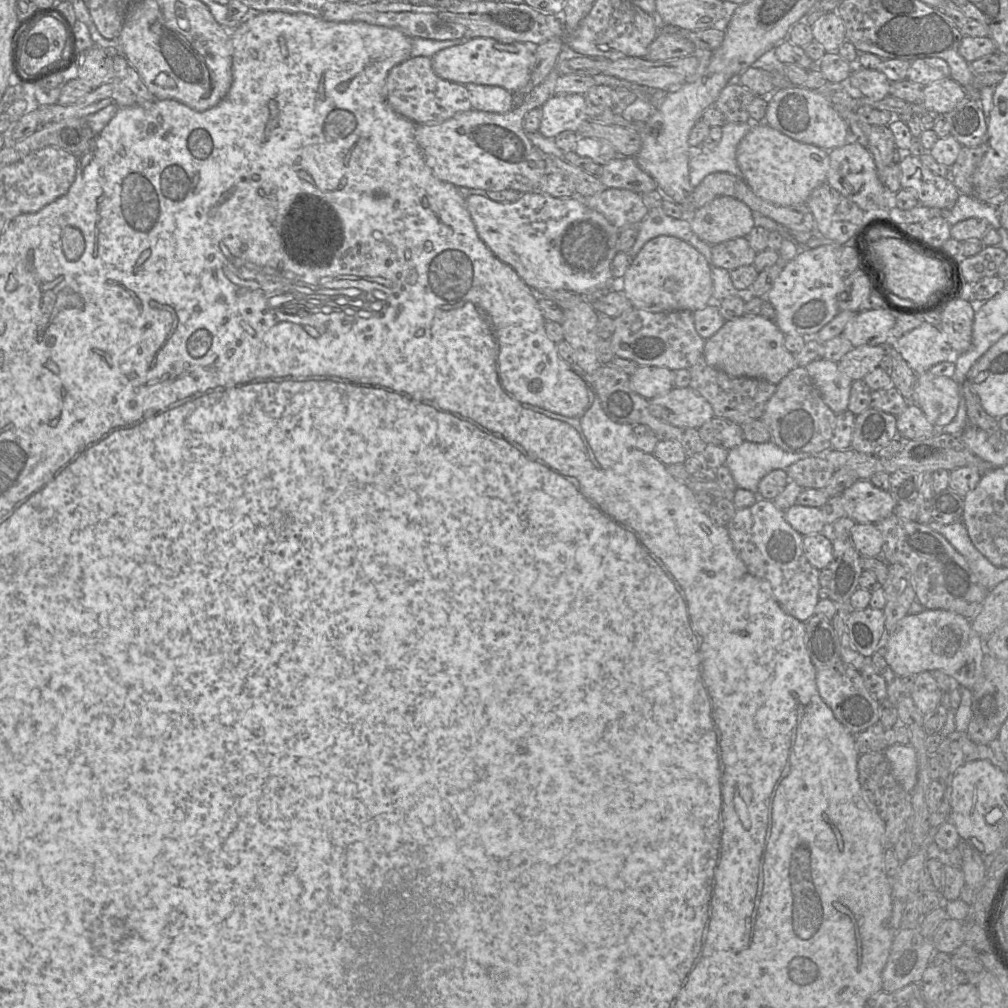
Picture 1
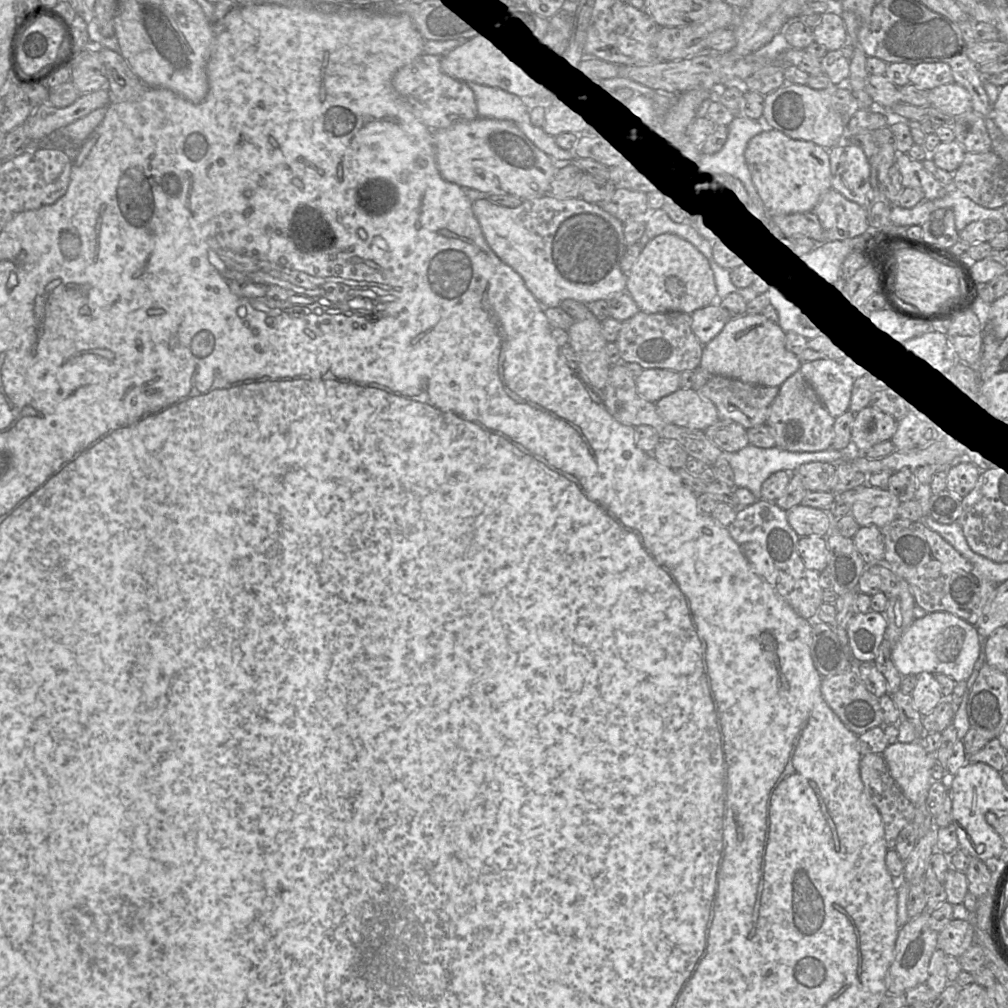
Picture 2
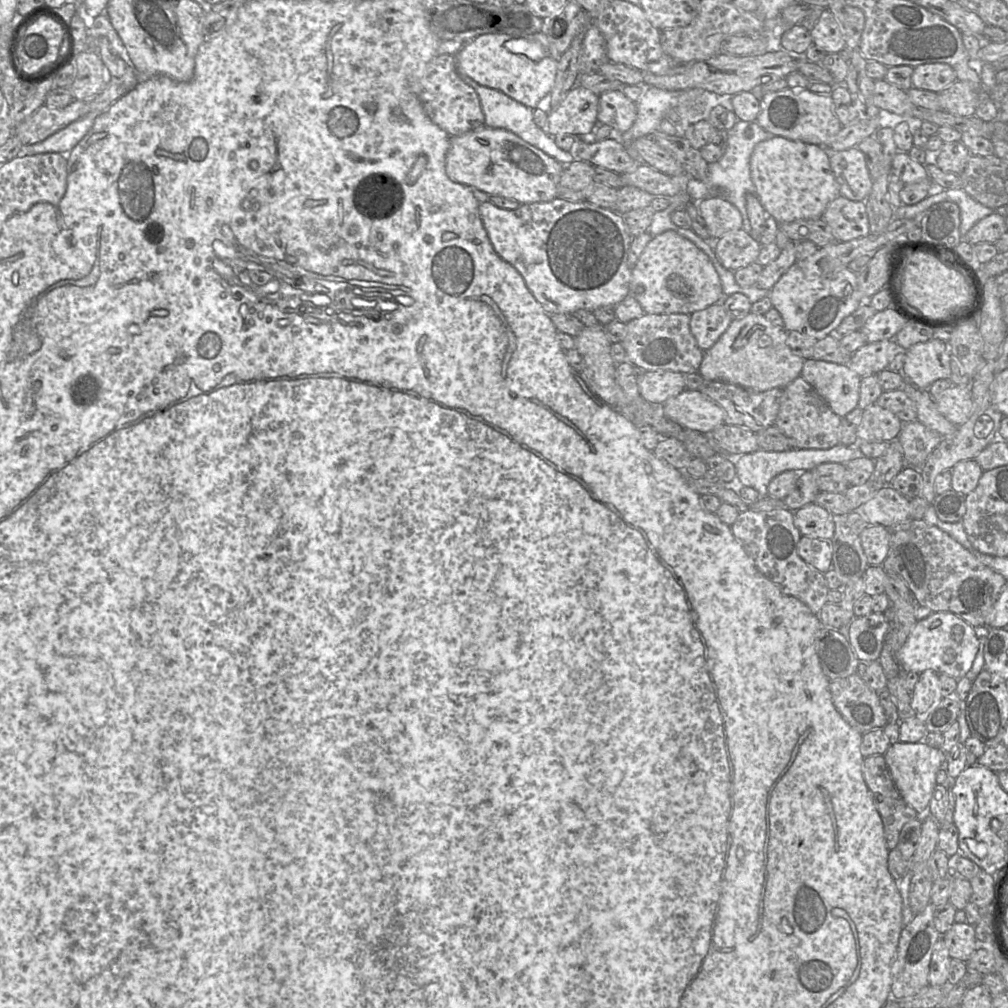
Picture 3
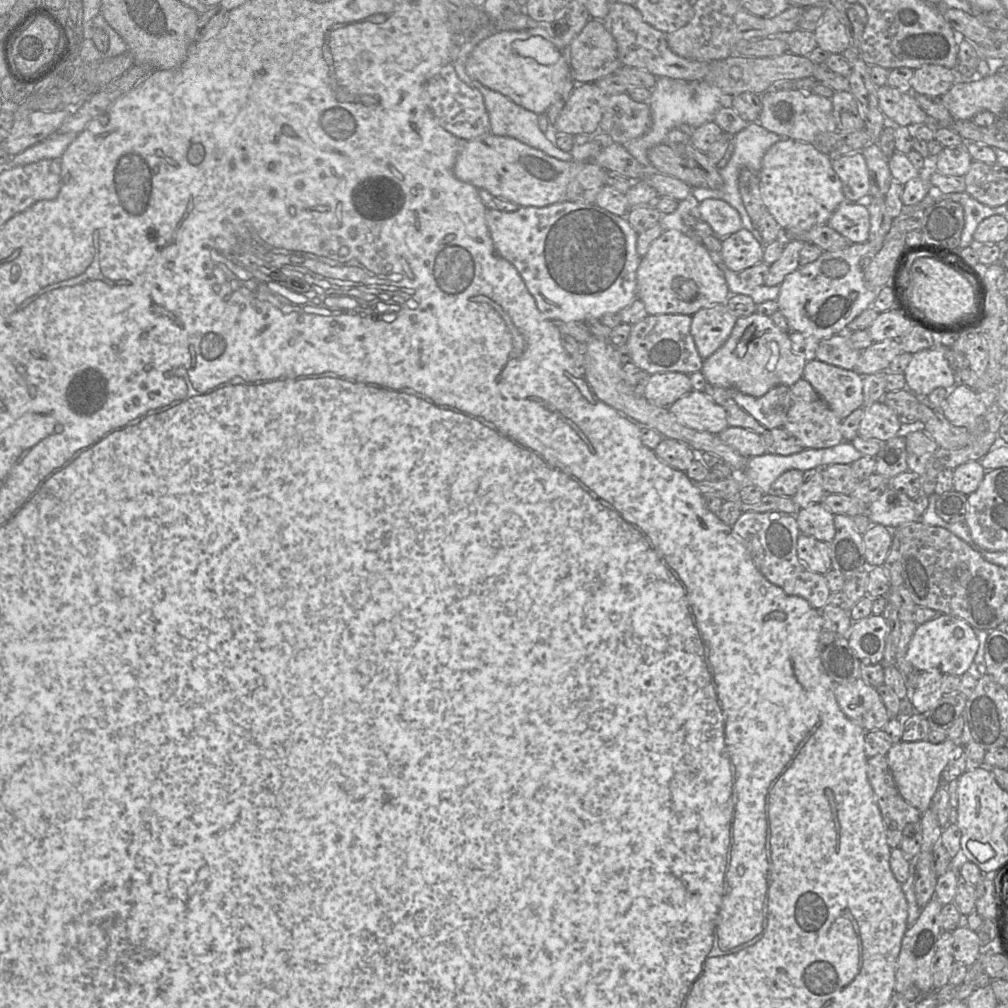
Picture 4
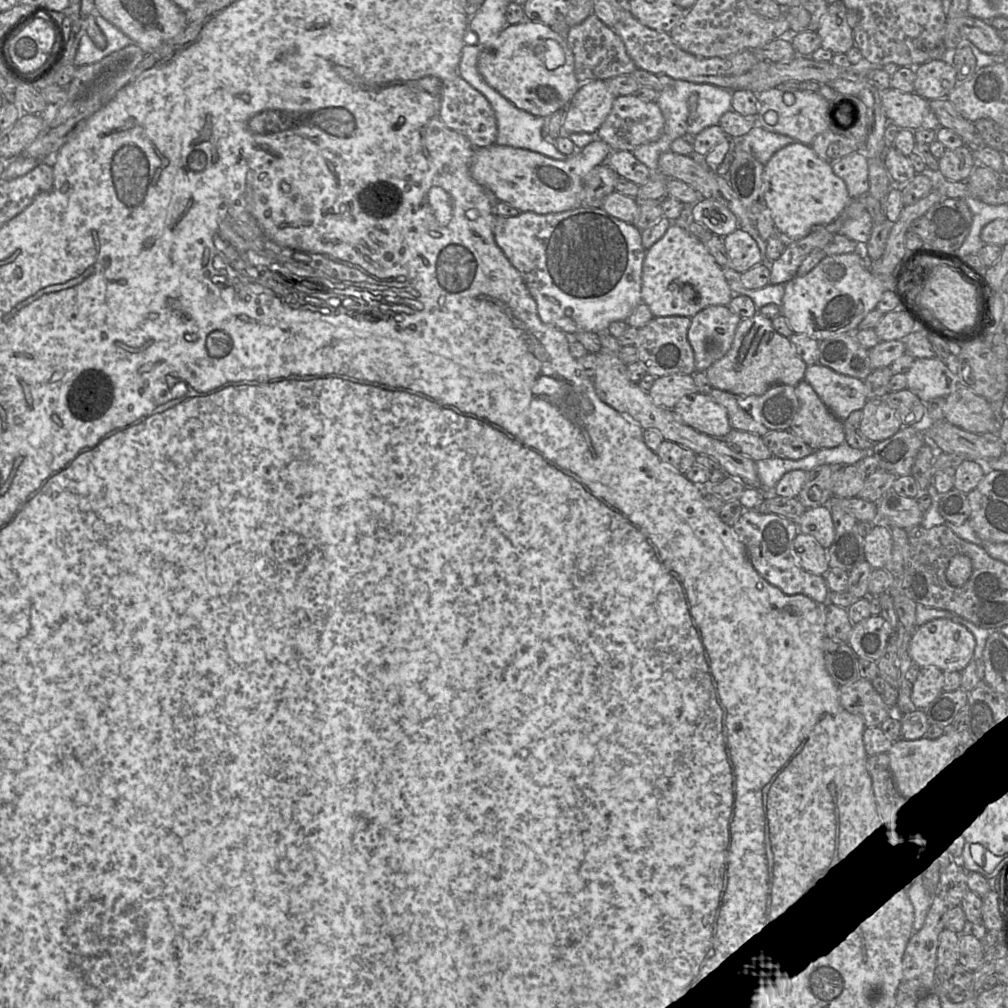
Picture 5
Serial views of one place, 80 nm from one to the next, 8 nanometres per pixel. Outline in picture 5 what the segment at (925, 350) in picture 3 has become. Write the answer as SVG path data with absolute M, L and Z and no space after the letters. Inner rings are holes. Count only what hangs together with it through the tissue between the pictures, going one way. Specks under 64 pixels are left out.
M936 357L915 359L905 375L907 378L907 389L923 402L928 402L935 397L946 397L957 387L957 377Z

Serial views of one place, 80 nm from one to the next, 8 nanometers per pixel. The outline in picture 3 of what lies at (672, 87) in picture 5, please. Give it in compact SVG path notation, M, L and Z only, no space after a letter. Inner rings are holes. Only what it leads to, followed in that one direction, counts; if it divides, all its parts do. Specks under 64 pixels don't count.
M645 84L641 85L643 85L643 92L640 98L636 101L636 119L628 131L620 134L620 140L627 148L628 153L638 164L644 164L644 162L631 143L639 137L648 136L655 131L659 131L659 124L669 110L676 110L681 119L685 120L689 124L694 124L700 120L708 119L710 111L714 106L719 104L732 110L732 95L722 95L720 97L715 93L700 88L670 91Z

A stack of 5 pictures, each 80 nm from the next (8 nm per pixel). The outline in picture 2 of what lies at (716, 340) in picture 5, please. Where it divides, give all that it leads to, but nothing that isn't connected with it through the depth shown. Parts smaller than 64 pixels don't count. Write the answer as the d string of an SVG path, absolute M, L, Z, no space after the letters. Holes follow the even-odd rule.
M709 305L691 314L691 328L698 340L703 344L714 339L730 320L729 314L719 305Z

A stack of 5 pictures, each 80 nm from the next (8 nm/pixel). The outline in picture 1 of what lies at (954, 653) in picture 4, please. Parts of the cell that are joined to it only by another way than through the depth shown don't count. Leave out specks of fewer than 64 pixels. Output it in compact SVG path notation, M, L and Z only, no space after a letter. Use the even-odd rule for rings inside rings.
M925 609L919 614L907 614L895 630L885 635L885 658L899 677L941 670L960 686L972 689L982 672L982 640L973 630L971 620L944 609Z

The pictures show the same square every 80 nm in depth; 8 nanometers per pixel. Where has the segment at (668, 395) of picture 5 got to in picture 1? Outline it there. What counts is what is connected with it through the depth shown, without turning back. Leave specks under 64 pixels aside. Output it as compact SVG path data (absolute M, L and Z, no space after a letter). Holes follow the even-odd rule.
M639 366L630 376L633 390L648 401L674 388L675 372L666 367Z

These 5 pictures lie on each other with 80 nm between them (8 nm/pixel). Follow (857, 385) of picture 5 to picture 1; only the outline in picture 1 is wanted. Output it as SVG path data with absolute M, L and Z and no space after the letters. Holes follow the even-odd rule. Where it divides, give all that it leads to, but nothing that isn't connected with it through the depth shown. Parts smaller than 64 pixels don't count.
M820 358L805 368L829 409L836 416L847 411L853 381L840 370L838 363Z

